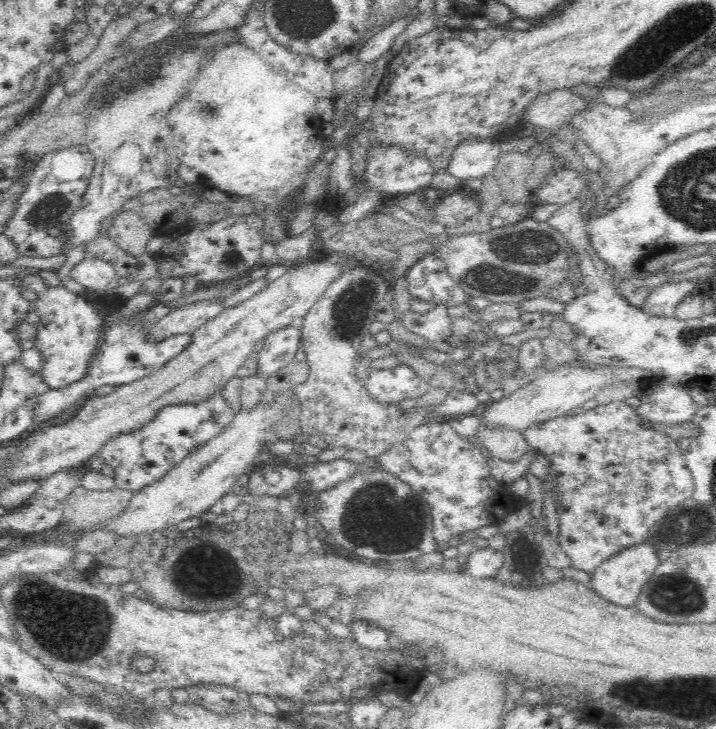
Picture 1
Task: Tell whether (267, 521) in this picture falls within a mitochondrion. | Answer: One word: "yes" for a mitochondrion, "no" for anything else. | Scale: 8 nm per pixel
no

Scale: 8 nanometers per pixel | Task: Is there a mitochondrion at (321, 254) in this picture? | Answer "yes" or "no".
no

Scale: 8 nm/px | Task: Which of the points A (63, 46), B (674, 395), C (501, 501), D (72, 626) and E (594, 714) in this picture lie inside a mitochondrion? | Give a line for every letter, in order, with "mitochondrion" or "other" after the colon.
A: other
B: other
C: other
D: mitochondrion
E: other

